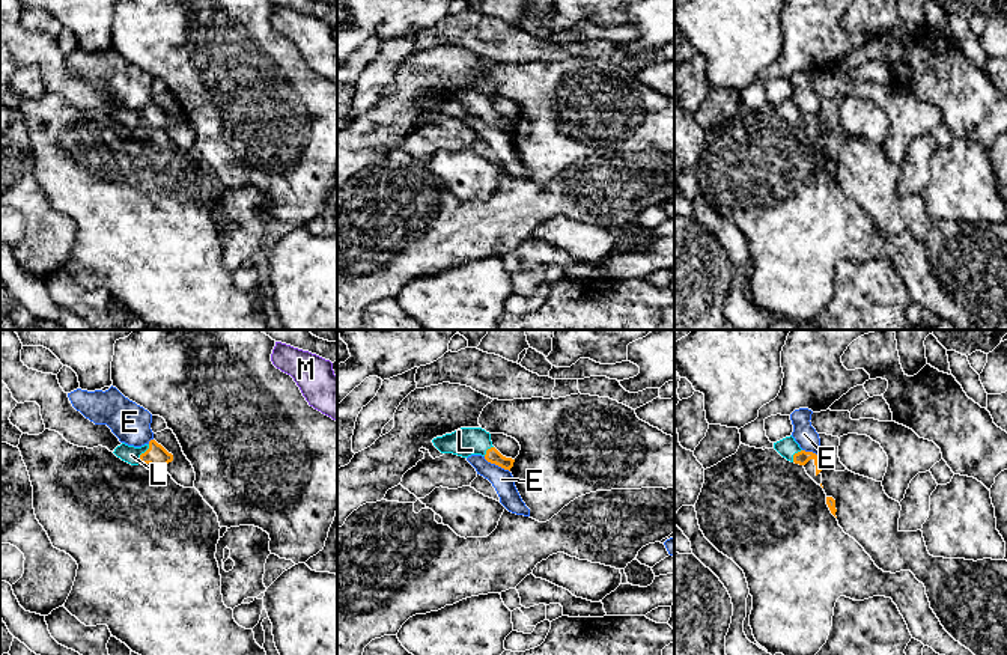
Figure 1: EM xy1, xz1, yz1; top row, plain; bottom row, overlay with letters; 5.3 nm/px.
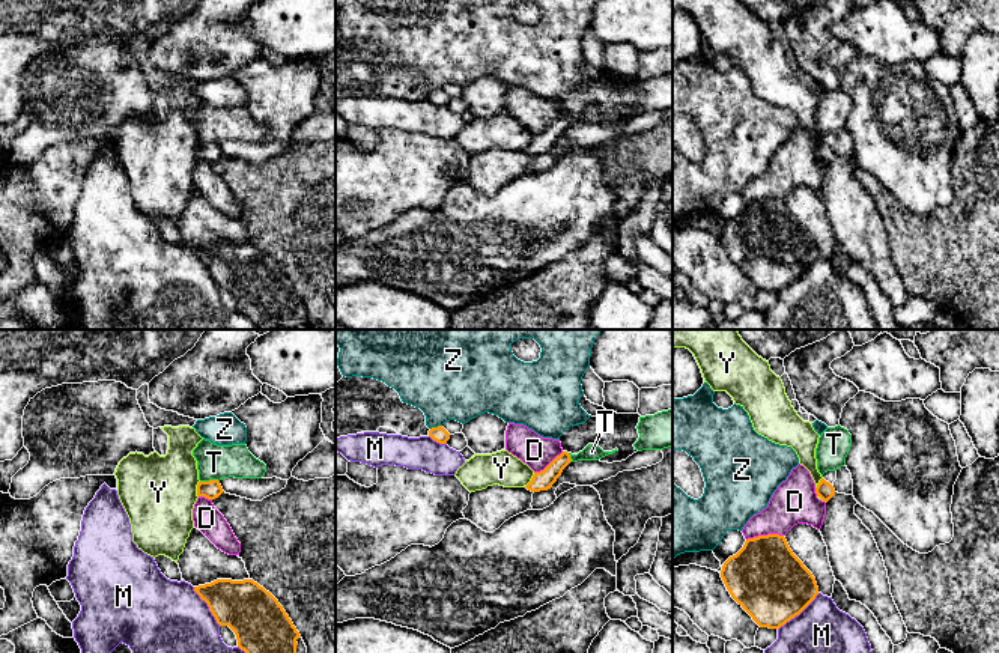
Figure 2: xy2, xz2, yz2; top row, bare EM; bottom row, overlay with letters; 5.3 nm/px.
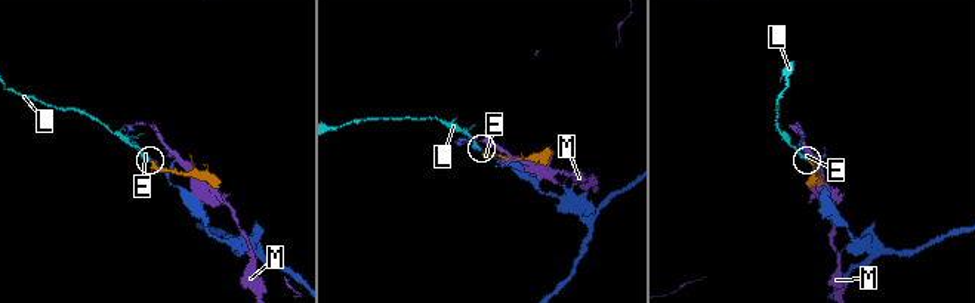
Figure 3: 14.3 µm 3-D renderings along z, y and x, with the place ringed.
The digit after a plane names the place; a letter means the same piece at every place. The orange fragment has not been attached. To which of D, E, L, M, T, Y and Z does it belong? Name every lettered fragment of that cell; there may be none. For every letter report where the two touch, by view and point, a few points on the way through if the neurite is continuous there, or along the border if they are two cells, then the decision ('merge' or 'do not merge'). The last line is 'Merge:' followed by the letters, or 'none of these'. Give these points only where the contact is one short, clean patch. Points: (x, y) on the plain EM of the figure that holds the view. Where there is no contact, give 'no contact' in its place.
D: contact yz2 (765, 199); do not merge
E: contact xz1 (497, 127); do not merge
L: contact xy1 (142, 116); way xy1 (155, 118), (142, 116), (128, 116); merge
M: contact yz2 (798, 277); do not merge
T: contact xy2 (209, 143); border xy2 (218, 143), (200, 145); do not merge
Y: contact xy2 (197, 152); border xy2 (199, 143), (197, 160); do not merge
Z: contact xz2 (435, 91); do not merge
Merge: L

